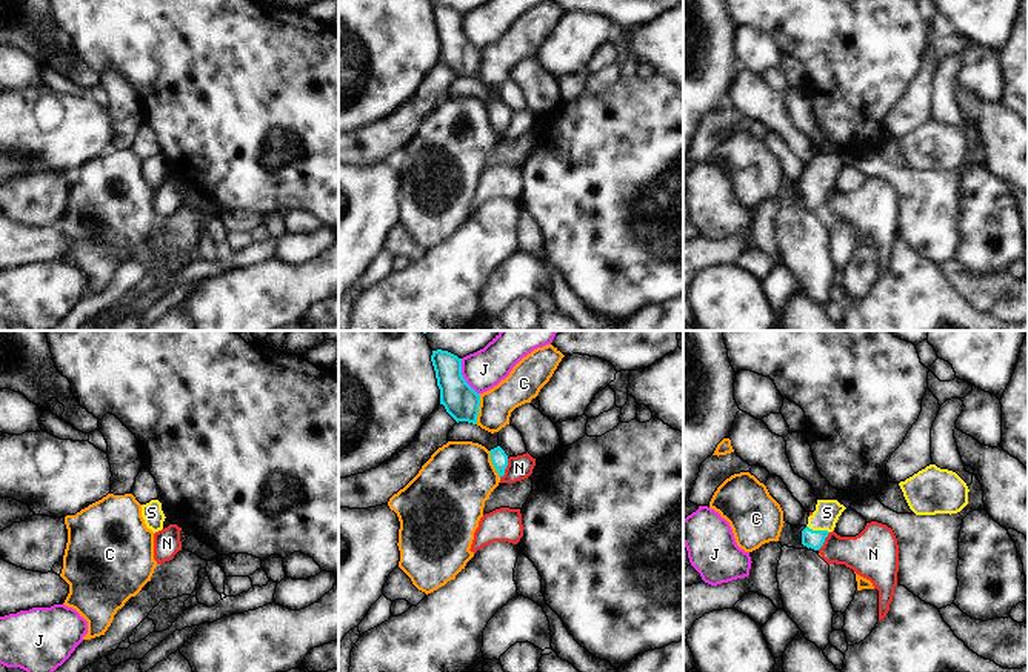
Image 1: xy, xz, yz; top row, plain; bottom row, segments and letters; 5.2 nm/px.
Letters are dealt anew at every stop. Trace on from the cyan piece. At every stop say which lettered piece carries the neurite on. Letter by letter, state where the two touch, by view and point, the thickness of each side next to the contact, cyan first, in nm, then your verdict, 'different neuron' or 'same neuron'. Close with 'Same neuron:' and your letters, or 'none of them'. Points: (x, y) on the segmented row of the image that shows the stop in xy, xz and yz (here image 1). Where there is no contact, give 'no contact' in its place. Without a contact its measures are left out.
C: xz (477, 409) | 180/180 nm | different neuron
J: xz (462, 377) | 180/200 nm | different neuron
N: xz (505, 468) | 90/130 nm | different neuron
S: yz (817, 531) | 100/130 nm | same neuron
Same neuron: S

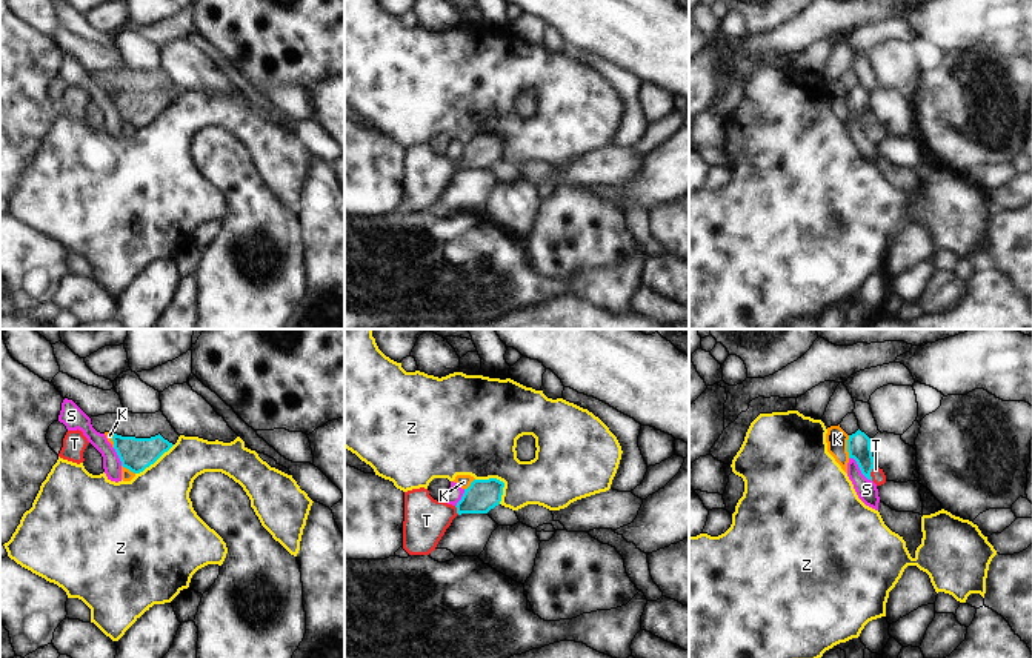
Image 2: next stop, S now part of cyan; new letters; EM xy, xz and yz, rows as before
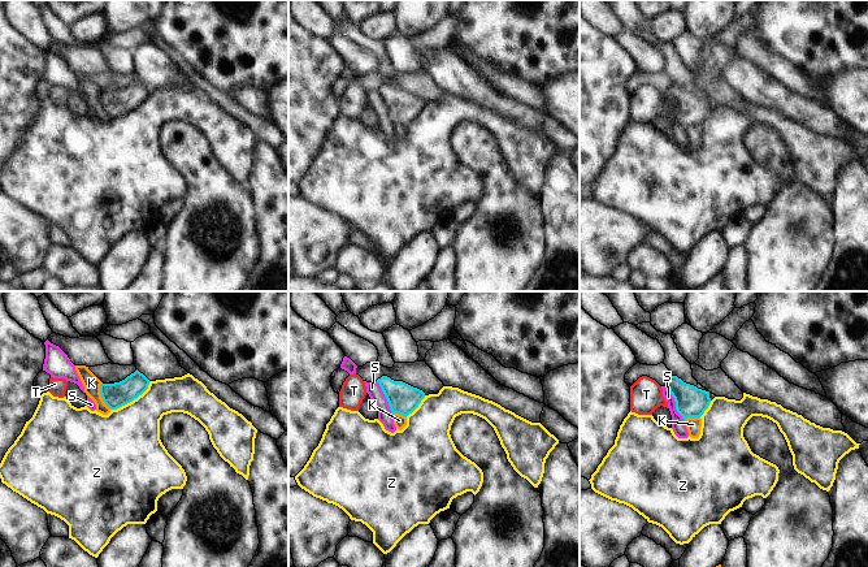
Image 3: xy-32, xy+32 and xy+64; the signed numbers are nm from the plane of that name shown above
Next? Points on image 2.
K: yz (848, 446) | 130/110 nm | different neuron
S: yz (860, 469) | 130/110 nm | different neuron
T: yz (871, 471) | 130/70 nm | same neuron
Z: xz (499, 480) | 170/400 nm | different neuron
Same neuron: T

